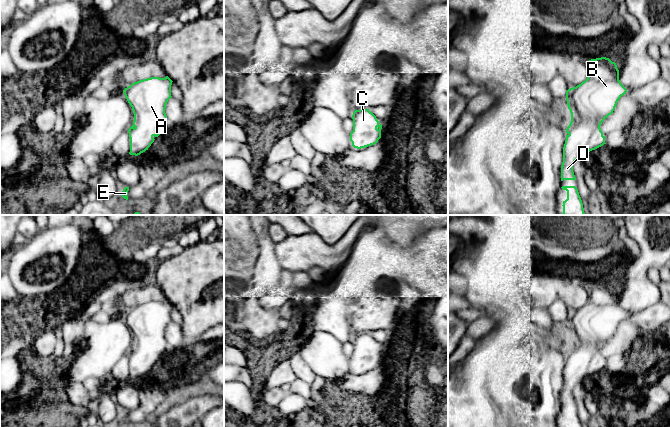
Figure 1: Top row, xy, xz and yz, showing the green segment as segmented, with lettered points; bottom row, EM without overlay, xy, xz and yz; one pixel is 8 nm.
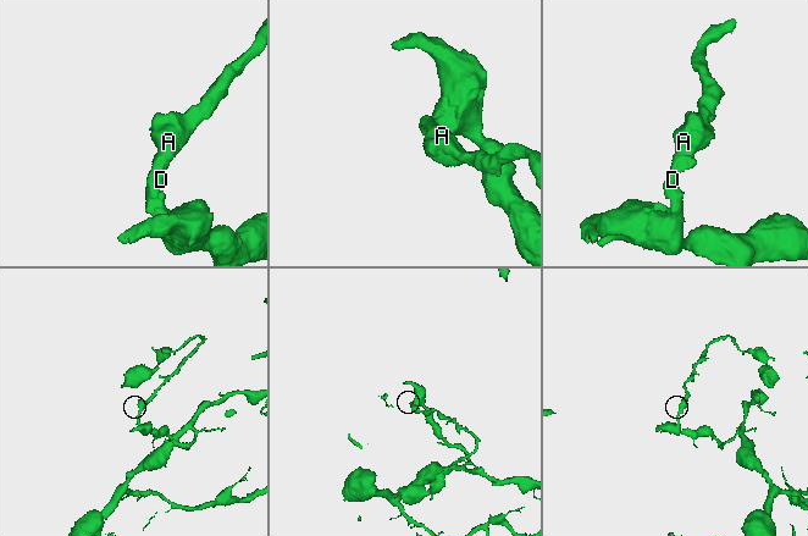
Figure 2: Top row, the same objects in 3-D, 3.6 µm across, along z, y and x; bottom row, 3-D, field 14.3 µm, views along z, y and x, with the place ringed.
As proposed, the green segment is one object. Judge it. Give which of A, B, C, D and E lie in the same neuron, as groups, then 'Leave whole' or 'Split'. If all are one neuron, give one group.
Groups: A B C D E. Leave whole

